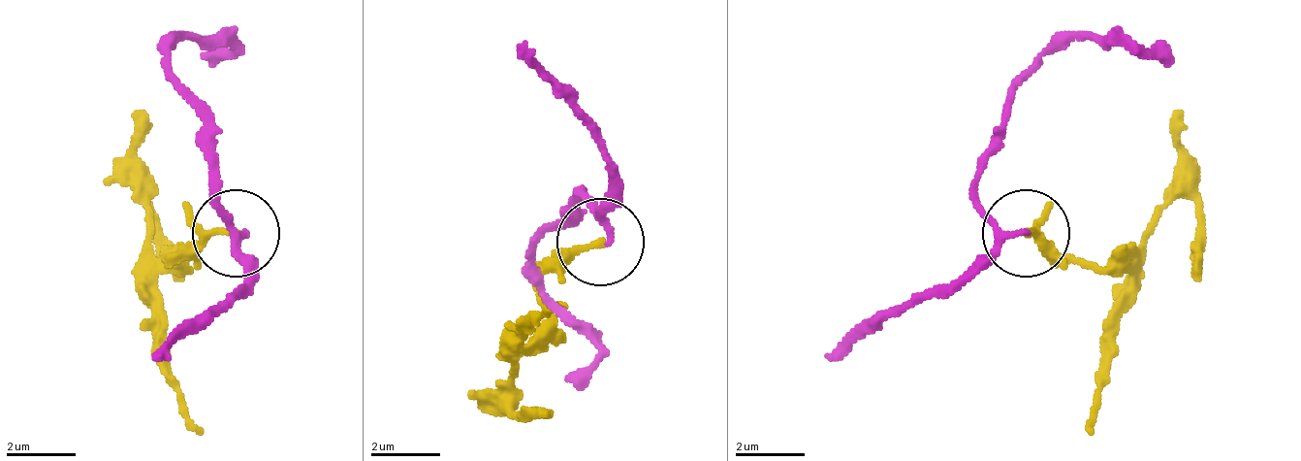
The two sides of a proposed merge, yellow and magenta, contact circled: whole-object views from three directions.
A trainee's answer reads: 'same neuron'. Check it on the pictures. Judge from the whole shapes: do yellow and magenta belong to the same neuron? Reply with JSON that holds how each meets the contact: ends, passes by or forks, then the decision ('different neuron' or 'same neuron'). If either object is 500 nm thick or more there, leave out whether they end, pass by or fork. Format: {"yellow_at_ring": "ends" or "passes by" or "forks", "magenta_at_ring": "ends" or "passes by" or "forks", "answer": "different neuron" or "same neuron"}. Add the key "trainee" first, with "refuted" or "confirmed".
{"trainee": "confirmed", "yellow_at_ring": "passes by", "magenta_at_ring": "passes by", "answer": "same neuron"}

